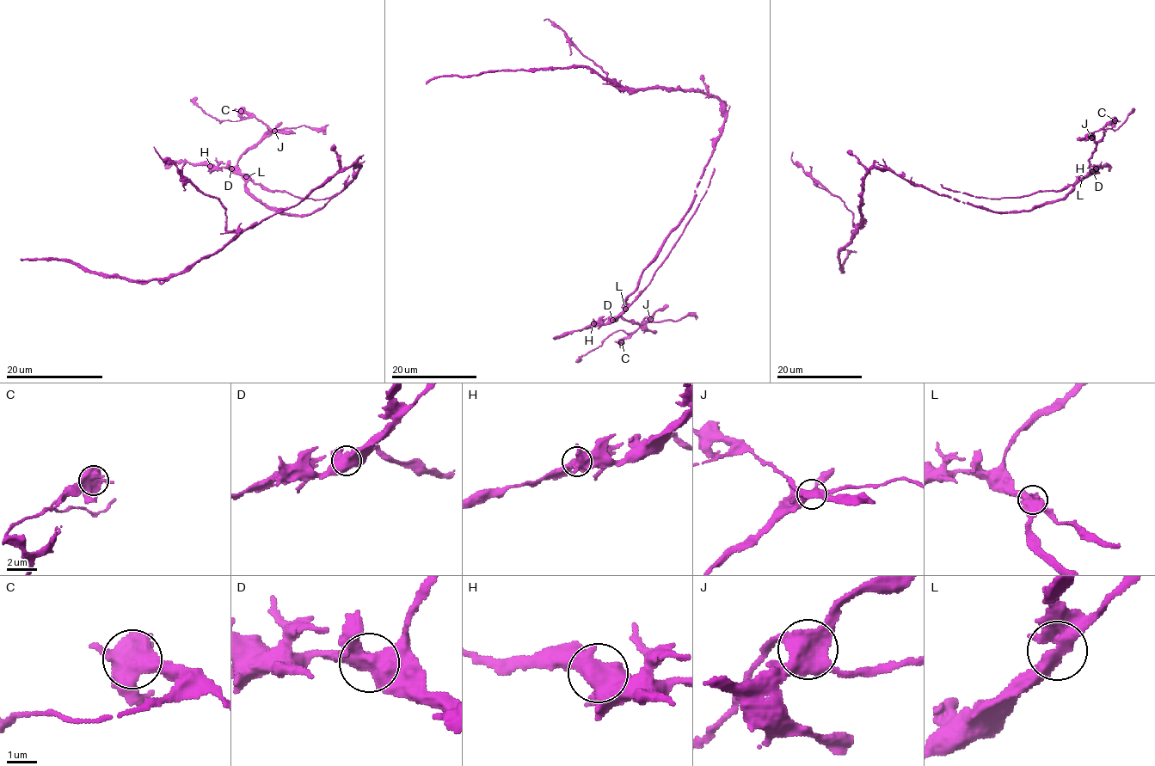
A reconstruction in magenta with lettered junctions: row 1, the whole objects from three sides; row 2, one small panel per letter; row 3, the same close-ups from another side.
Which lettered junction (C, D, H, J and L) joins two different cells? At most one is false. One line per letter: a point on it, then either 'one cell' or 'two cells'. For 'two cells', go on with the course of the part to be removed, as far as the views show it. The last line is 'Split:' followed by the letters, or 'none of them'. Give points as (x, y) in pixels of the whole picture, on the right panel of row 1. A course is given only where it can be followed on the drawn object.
C: place (1115, 120); one cell
D: place (1092, 171); one cell
H: place (1096, 168); one cell
J: place (1091, 137); one cell
L: place (1081, 178); one cell
Split: none of them

